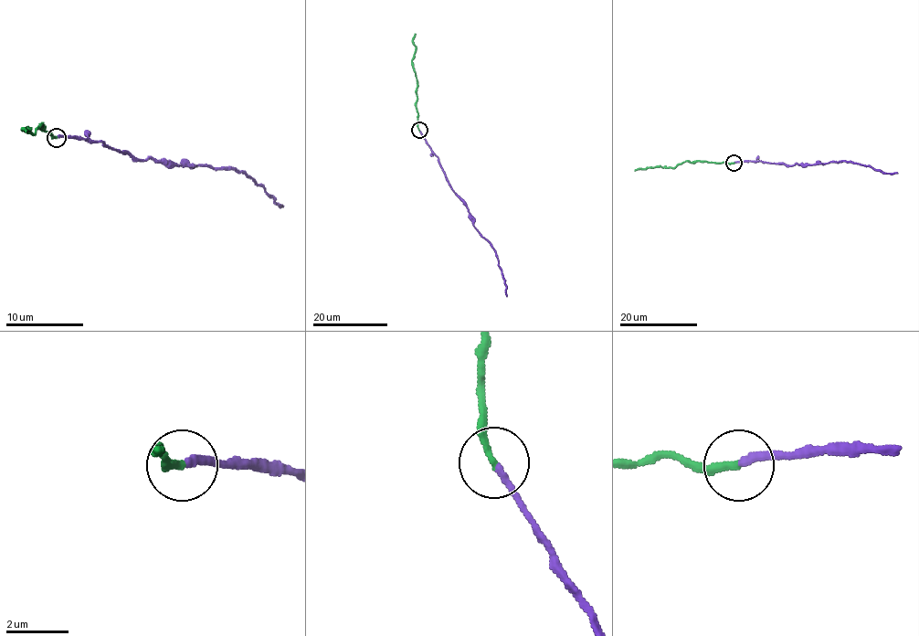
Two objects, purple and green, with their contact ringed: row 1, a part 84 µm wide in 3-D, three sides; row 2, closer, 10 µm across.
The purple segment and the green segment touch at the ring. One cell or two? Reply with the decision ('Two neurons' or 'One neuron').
Two neurons

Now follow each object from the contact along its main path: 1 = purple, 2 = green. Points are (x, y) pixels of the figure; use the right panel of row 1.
1: (734, 163), (760, 161), (788, 165), (841, 161), (867, 165), (887, 173), (897, 173)
2: (734, 163), (683, 162), (673, 167), (635, 170)

